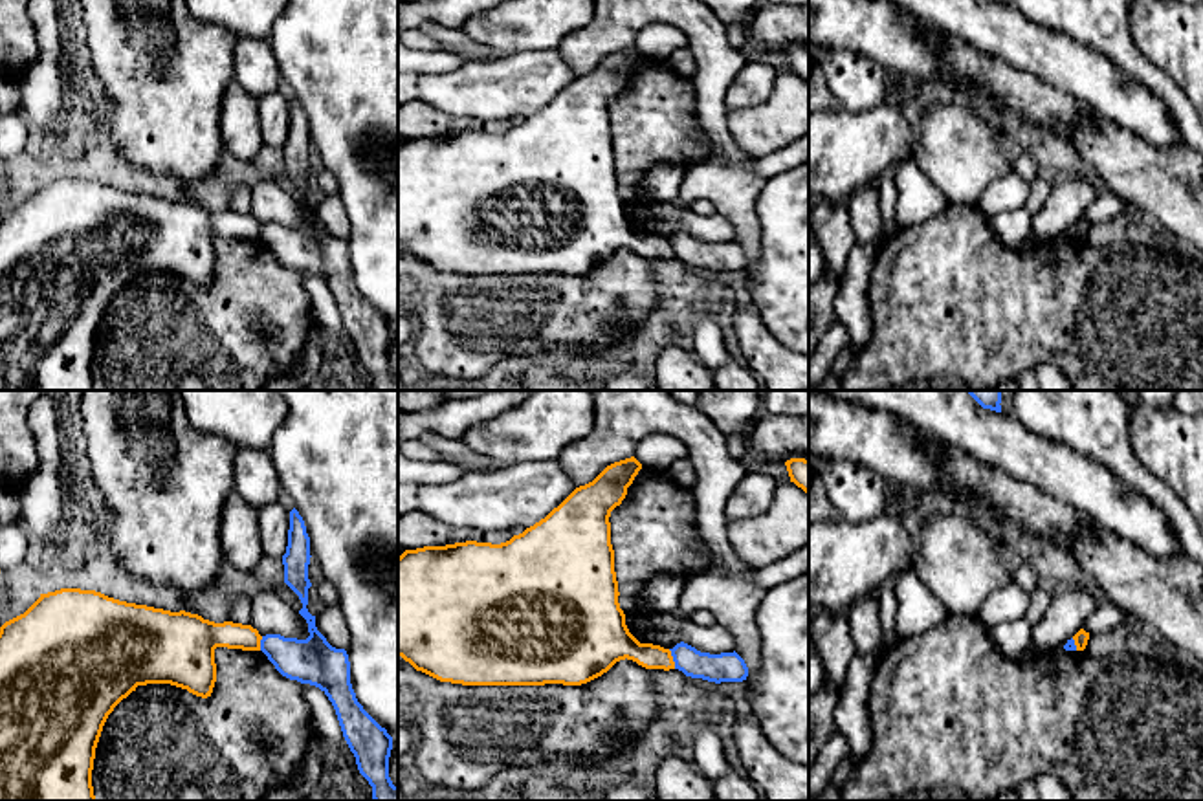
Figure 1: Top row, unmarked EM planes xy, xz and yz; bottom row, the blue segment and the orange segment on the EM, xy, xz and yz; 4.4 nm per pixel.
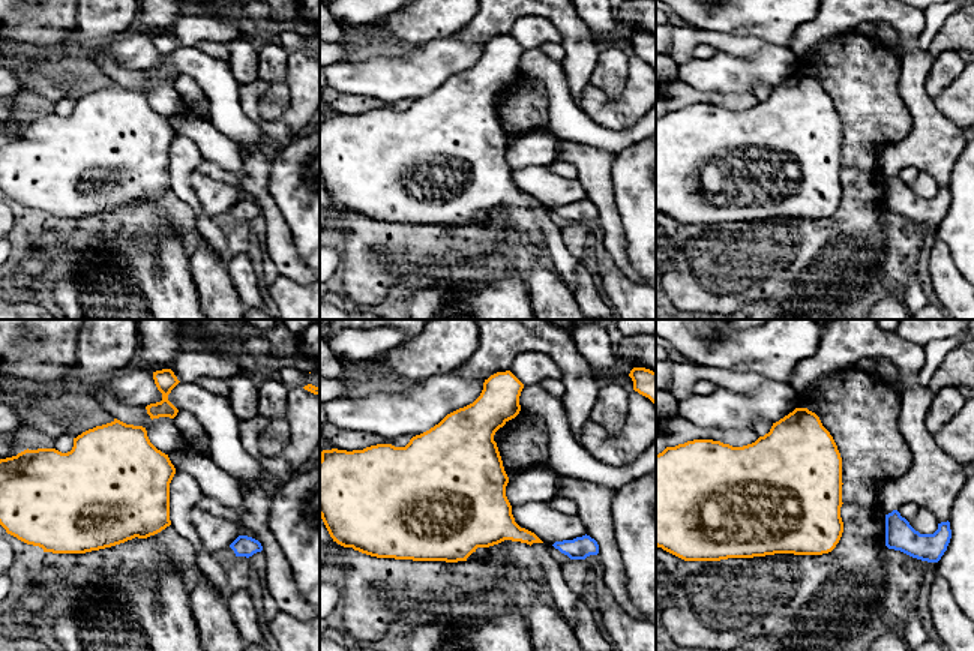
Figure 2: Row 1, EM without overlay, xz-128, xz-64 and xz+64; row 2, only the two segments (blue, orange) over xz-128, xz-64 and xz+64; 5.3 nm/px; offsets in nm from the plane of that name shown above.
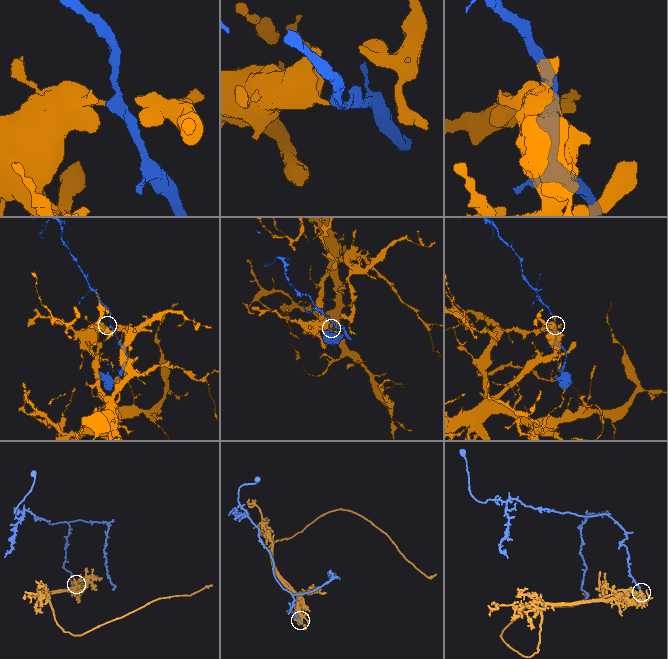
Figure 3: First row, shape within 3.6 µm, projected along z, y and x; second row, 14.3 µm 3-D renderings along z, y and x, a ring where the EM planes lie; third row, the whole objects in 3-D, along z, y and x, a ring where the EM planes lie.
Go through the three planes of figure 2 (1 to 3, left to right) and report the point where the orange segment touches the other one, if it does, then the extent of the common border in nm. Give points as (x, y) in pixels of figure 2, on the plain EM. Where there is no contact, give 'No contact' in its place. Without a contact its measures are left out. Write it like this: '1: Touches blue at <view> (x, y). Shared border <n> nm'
1: No contact
2: No contact
3: No contact

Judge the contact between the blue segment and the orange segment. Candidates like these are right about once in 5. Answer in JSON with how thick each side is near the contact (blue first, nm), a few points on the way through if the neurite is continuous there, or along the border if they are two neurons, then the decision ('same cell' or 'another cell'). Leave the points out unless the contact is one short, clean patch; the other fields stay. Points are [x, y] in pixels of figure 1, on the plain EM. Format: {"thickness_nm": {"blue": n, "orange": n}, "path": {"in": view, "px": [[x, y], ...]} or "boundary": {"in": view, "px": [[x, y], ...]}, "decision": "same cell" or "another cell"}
{"thickness_nm": {"blue": 130, "orange": 140}, "boundary": {"in": "xz", "px": [[668, 239], [675, 257]]}, "decision": "another cell"}

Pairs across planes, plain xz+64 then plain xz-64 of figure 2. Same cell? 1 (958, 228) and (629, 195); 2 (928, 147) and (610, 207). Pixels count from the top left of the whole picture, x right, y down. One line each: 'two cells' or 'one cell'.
1: one cell
2: one cell

